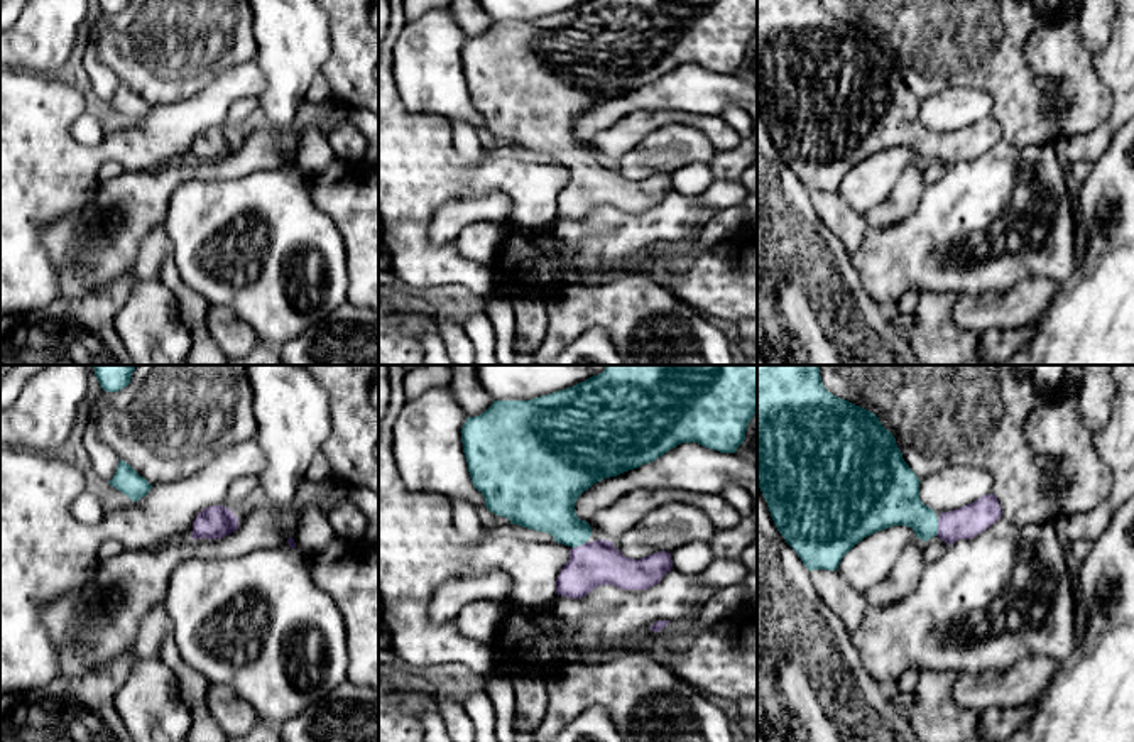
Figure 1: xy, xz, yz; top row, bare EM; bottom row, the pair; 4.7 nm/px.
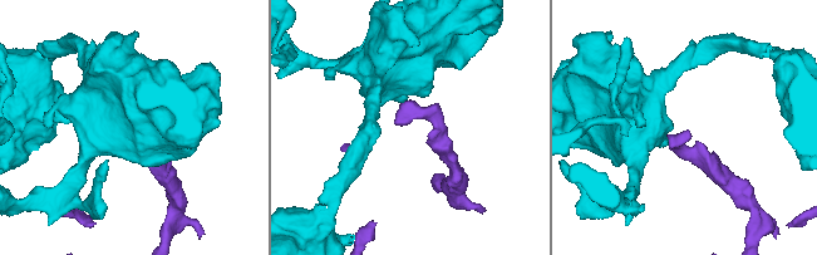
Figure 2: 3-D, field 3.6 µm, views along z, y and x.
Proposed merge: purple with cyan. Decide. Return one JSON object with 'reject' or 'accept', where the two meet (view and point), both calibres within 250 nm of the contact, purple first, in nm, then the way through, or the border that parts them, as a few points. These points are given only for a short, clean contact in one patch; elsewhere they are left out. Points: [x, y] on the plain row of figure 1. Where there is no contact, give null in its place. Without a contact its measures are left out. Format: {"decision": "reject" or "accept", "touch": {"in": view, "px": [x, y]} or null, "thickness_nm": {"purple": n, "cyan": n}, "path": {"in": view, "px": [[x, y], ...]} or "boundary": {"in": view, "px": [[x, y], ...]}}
{"decision": "accept", "touch": {"in": "yz", "px": [938, 149]}, "thickness_nm": {"purple": 160, "cyan": 240}, "path": {"in": "yz", "px": [[965, 144], [938, 149], [928, 147], [894, 120]]}}

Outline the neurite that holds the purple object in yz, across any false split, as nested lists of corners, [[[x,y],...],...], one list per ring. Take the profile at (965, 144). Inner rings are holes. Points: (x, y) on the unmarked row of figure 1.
[[[757,0],[757,105],[777,152],[810,193],[838,191],[857,164],[892,147],[911,149],[921,162],[938,157],[950,167],[975,159],[1002,139],[994,115],[936,137],[921,123],[919,103],[879,39],[828,14],[821,0]]]

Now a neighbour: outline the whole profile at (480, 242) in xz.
[[[482,221],[463,226],[453,235],[451,243],[465,260],[490,269],[505,232],[507,228],[504,226]]]

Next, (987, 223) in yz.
[[[1000,139],[972,161],[958,161],[924,188],[916,211],[897,225],[867,228],[860,247],[850,254],[853,269],[870,297],[884,309],[894,309],[908,291],[985,294],[1004,292],[1031,277],[1063,282],[1077,269],[1077,218],[1065,181],[1065,169],[1053,142],[1016,145]]]

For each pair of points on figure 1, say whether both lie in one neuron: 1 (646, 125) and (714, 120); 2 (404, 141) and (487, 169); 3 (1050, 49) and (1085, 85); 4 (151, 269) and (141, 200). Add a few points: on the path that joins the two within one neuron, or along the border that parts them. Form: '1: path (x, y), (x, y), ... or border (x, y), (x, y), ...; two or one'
1: path (663, 117), (697, 120); one
2: path (425, 161), (438, 174), (467, 174); one
3: path (1058, 58), (1077, 76); one
4: border (161, 222), (141, 242), (132, 269); two

